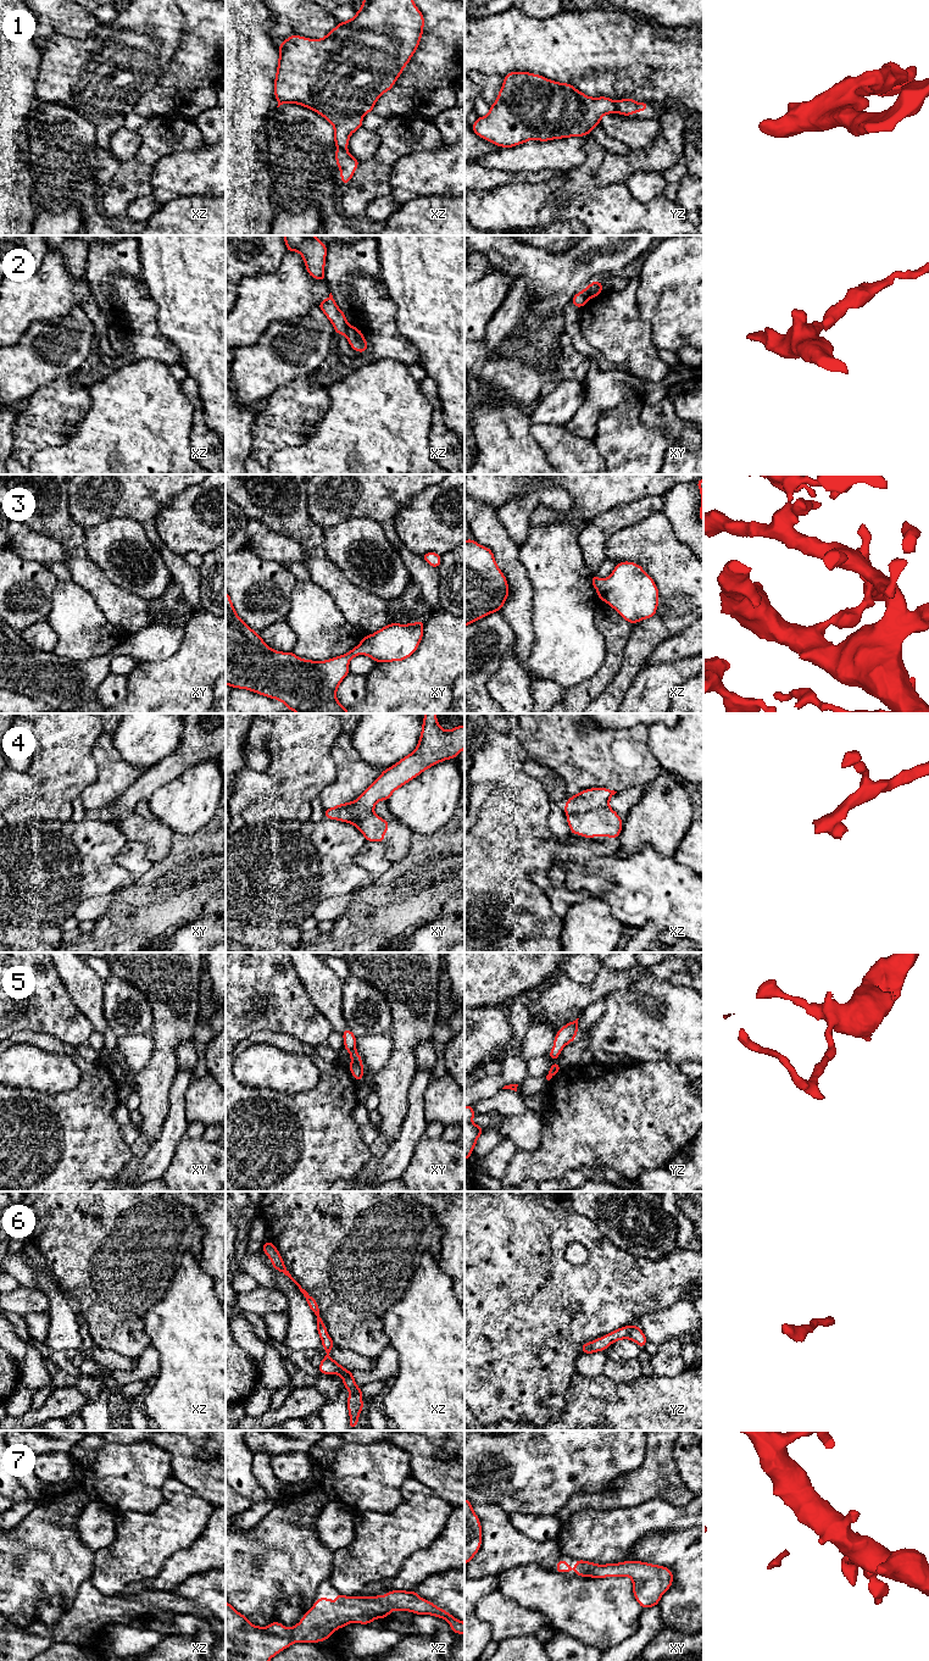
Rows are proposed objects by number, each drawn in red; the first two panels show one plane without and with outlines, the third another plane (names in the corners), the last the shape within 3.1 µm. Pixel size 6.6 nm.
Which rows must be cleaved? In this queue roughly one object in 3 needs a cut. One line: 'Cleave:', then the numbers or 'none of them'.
Cleave: 1, 2, 4

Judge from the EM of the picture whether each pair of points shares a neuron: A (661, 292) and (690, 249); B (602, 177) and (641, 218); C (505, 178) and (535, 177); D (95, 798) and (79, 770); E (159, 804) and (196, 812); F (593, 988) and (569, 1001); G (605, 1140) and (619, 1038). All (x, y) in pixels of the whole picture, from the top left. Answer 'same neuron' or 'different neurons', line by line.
A: same neuron
B: different neurons
C: same neuron
D: different neurons
E: same neuron
F: same neuron
G: different neurons

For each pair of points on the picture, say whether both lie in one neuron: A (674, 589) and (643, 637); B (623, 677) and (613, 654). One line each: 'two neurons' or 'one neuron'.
A: two neurons
B: two neurons

